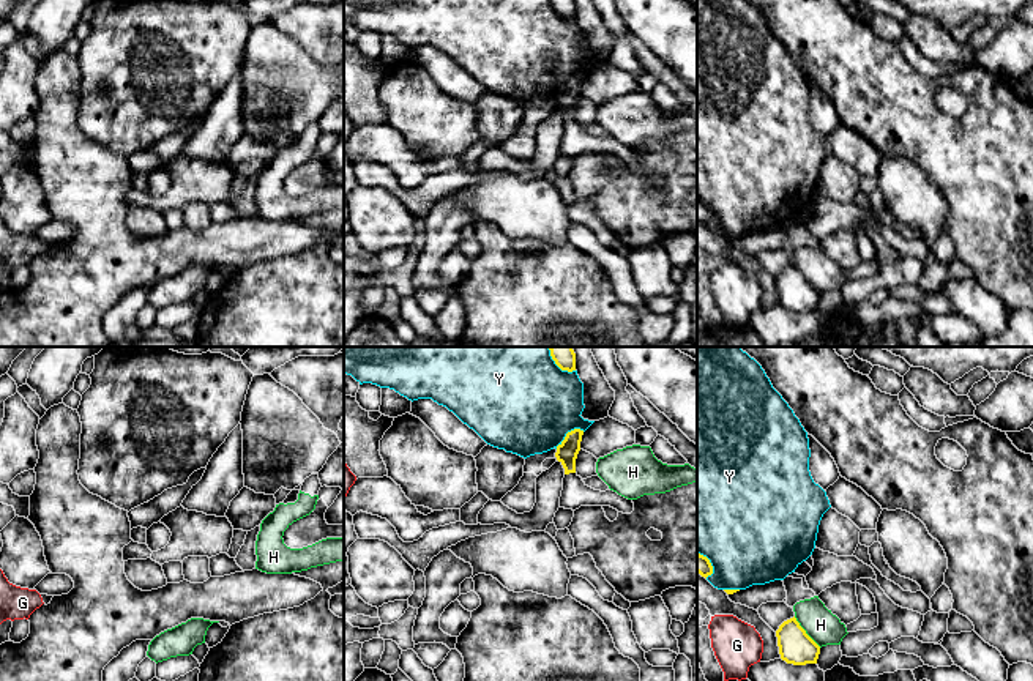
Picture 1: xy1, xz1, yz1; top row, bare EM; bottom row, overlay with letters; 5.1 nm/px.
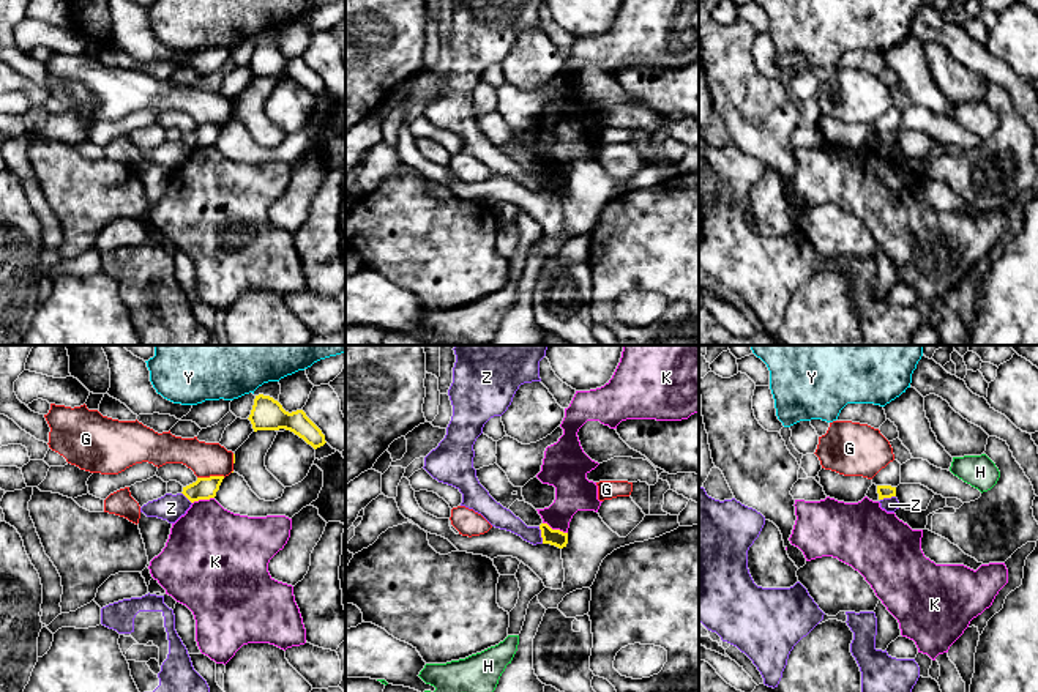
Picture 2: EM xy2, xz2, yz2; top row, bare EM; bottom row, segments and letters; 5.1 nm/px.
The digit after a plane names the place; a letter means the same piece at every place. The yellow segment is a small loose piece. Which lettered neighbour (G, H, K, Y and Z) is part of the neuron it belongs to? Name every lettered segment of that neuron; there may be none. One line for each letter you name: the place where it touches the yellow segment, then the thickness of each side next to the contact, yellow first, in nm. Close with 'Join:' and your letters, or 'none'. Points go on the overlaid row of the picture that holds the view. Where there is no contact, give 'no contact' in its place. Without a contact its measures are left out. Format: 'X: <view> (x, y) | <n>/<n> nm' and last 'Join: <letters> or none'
Join: none

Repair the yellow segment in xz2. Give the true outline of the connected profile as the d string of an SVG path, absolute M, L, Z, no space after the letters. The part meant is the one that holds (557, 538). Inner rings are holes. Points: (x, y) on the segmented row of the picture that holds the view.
M547 523L540 525L543 544L551 544L558 549L566 547L568 544L568 533L563 533L560 530L552 530Z

